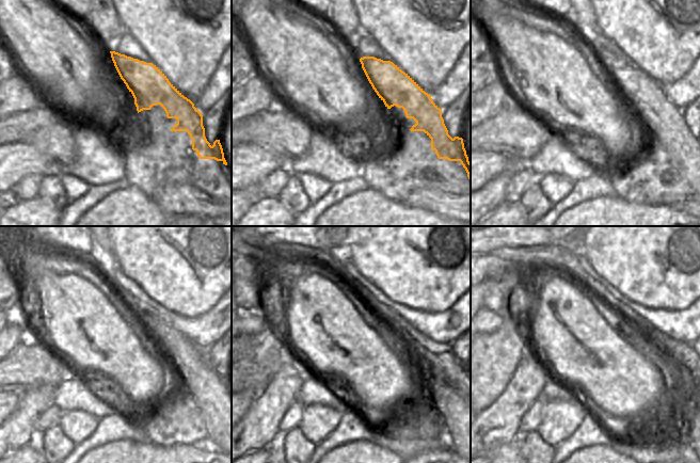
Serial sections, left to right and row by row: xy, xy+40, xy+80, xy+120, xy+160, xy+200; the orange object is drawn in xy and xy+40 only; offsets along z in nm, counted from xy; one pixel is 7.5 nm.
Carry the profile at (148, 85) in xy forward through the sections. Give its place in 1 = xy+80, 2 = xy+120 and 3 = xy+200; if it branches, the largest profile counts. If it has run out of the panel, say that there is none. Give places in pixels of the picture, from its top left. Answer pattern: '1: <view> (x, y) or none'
1: xy+80 (641, 92)
2: xy+120 (194, 373)
3: xy+200 (687, 437)

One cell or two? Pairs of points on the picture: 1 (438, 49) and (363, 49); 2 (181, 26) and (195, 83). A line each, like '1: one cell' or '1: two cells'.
1: two cells
2: one cell

